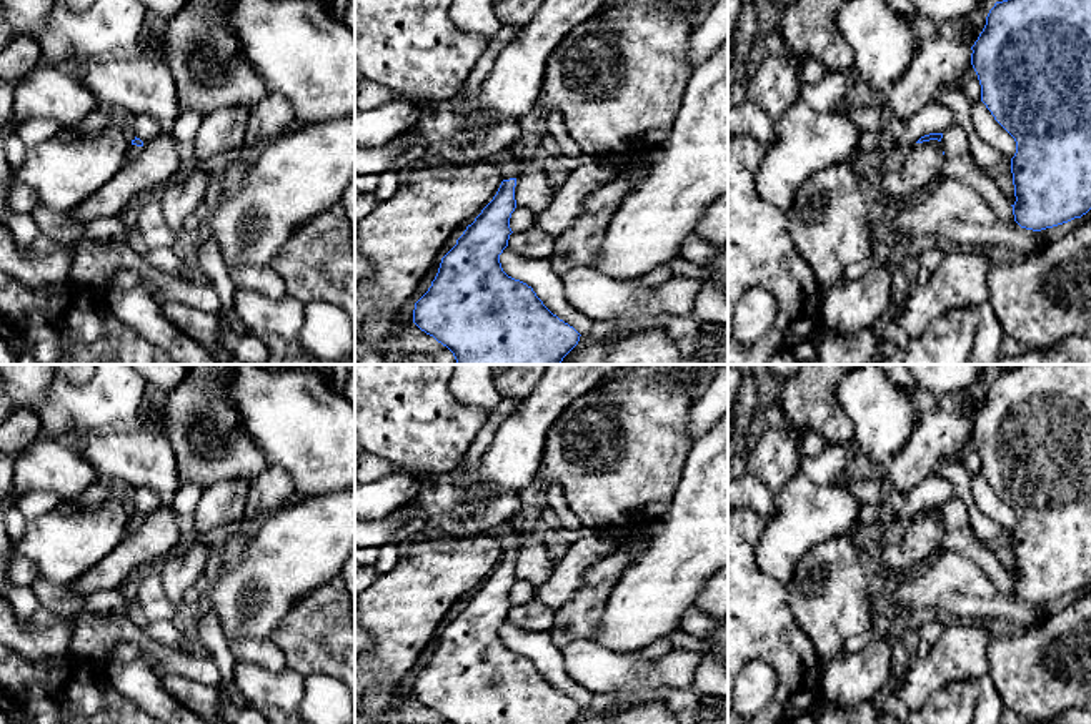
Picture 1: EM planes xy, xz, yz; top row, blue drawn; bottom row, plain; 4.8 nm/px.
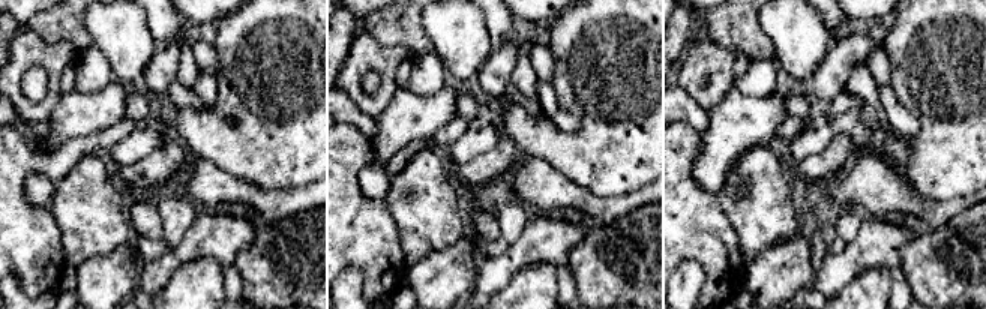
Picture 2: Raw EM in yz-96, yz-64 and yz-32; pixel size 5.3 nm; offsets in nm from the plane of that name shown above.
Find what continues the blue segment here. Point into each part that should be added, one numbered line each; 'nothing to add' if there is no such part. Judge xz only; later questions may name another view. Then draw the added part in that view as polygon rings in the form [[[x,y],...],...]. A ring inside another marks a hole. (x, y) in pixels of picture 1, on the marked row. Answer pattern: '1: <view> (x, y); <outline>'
1: xz (505, 160); [[[511,148],[496,151],[488,161],[498,168],[503,180],[516,178],[520,175],[521,158],[515,155]]]

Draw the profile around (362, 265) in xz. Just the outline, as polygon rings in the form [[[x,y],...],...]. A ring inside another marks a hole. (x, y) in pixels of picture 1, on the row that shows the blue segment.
[[[355,225],[355,285],[363,281],[371,271],[370,261],[360,253],[356,243],[356,225]]]

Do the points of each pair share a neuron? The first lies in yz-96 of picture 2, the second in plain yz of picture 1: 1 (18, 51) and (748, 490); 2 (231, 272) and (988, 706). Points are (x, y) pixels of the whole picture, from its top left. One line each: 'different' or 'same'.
1: different
2: same

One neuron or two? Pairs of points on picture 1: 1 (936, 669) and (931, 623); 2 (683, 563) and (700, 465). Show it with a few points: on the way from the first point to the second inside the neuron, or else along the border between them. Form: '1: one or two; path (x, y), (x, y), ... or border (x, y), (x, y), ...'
1: two; border (946, 621), (941, 634), (931, 644)
2: one; path (695, 538), (700, 533), (700, 490)

